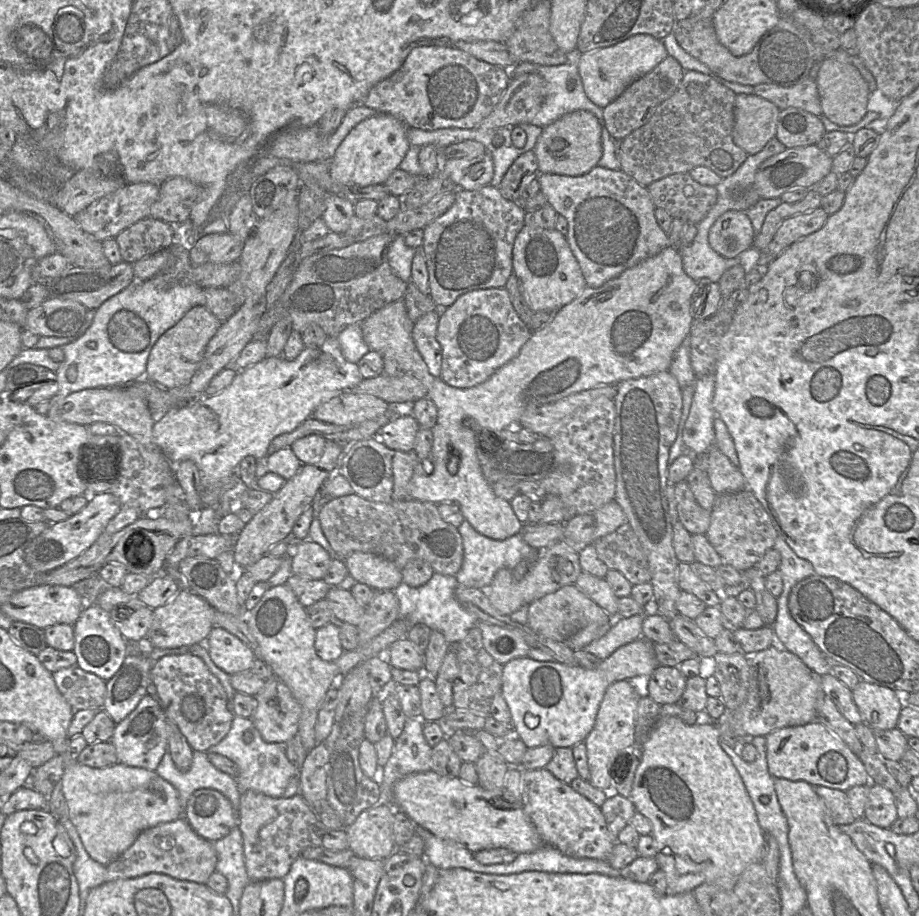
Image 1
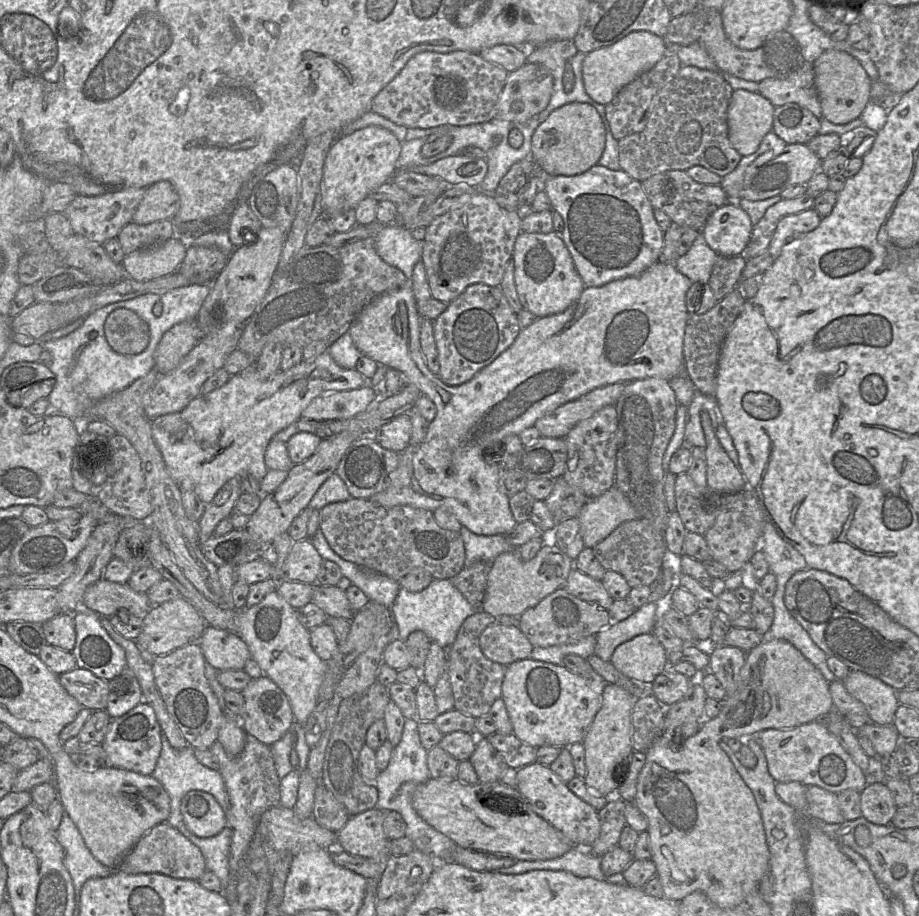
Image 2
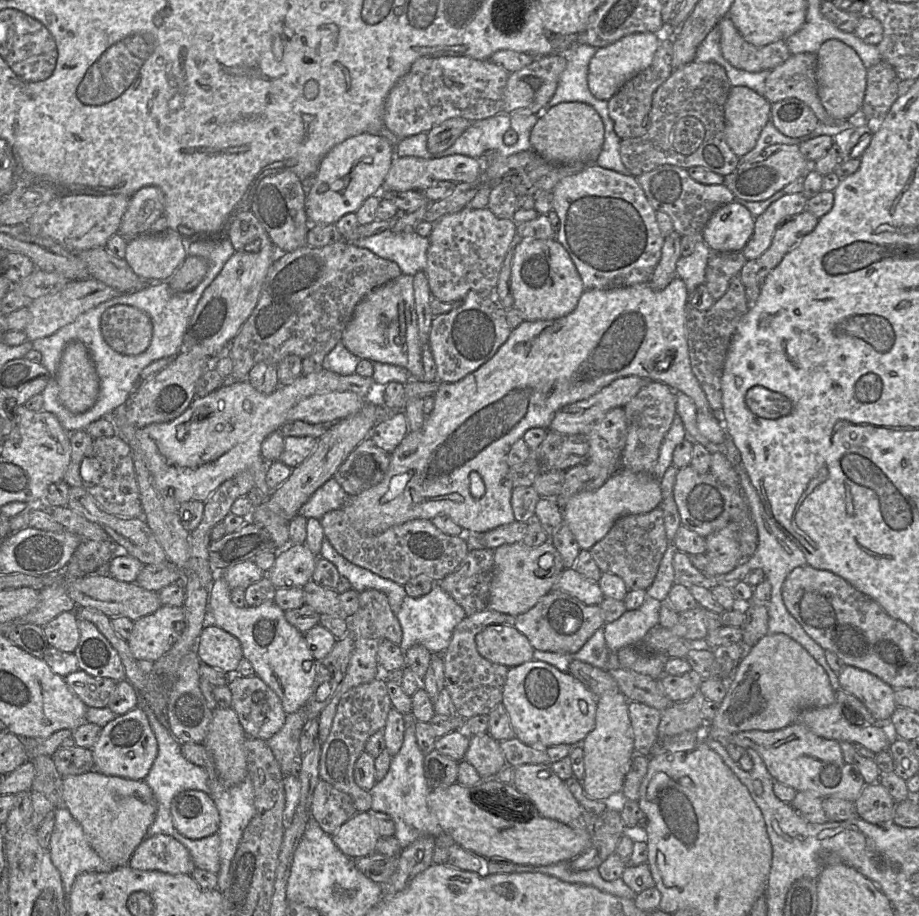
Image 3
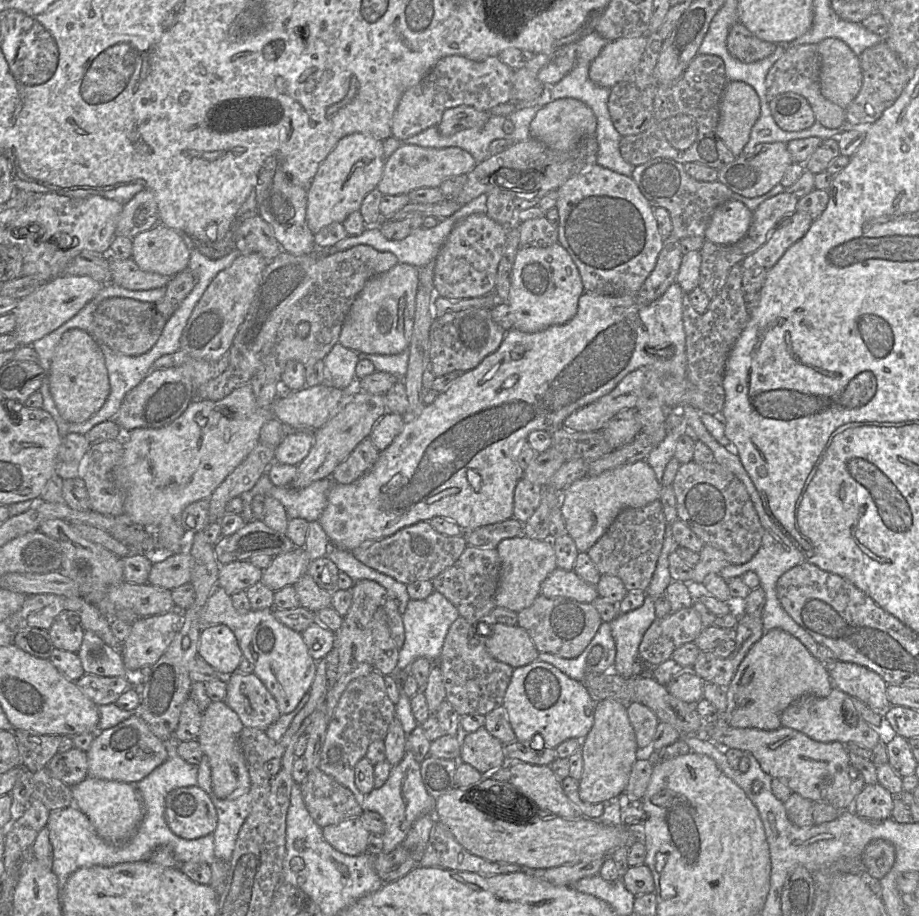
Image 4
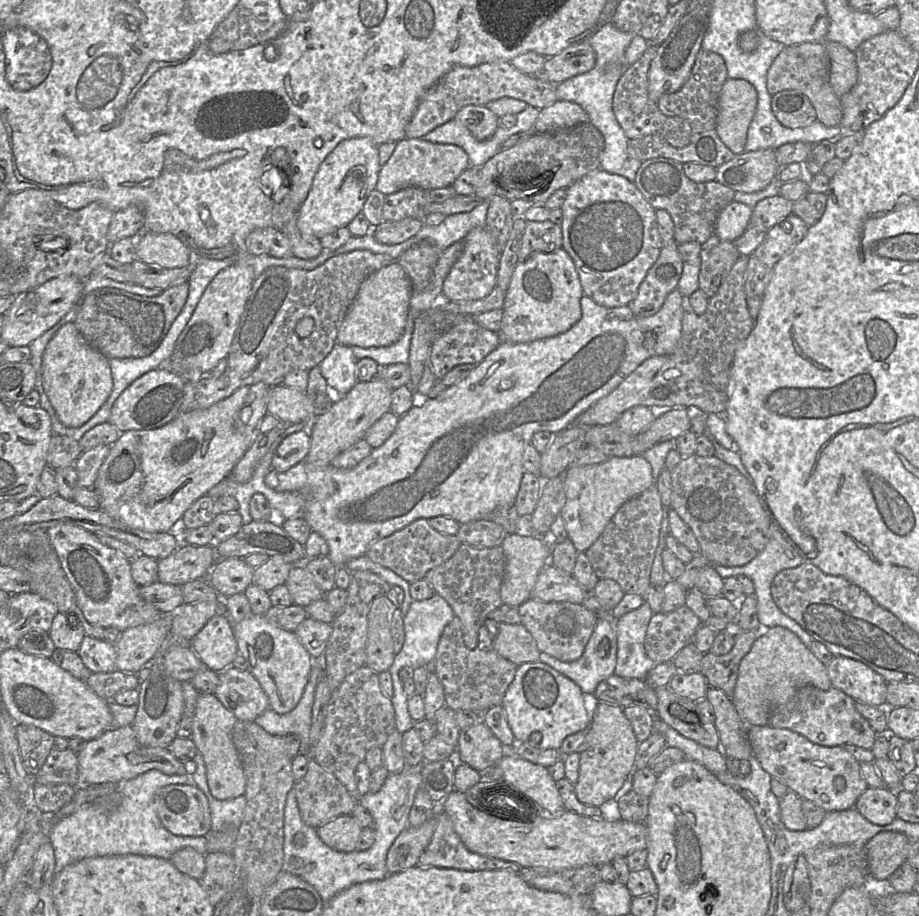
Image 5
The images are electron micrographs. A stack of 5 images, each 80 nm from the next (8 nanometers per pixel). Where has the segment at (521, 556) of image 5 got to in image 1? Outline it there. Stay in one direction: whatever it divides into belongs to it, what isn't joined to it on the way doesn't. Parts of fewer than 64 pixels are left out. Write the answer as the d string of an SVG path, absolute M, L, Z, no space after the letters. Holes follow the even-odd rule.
M557 541L542 550L541 555L521 580L516 580L512 570L502 568L496 572L492 582L486 588L491 605L504 615L510 615L522 606L529 605L543 596L553 593L563 586L574 584L582 572L579 553L563 541Z

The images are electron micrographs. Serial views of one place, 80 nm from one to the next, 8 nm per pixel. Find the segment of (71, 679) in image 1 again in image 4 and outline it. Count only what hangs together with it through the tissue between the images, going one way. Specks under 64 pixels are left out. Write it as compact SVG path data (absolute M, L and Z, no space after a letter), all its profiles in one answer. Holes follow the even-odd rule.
M85 673L75 683L80 691L97 706L115 703L124 691L133 687L128 674L126 676L101 677Z

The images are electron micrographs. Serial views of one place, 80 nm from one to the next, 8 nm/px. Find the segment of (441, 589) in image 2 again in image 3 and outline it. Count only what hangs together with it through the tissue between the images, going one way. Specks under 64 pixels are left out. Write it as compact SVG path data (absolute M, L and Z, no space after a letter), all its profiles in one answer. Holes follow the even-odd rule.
M435 583L426 595L420 597L407 595L396 616L402 628L399 646L404 654L417 644L425 646L432 654L443 654L450 644L454 628L466 617L466 613L438 583Z

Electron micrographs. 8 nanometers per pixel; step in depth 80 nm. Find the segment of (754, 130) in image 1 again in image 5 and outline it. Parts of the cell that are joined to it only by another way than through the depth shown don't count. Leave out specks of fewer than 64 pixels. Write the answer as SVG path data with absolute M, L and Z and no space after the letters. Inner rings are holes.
M727 78L718 97L716 132L735 155L745 152L748 128L758 102L756 88L745 79Z

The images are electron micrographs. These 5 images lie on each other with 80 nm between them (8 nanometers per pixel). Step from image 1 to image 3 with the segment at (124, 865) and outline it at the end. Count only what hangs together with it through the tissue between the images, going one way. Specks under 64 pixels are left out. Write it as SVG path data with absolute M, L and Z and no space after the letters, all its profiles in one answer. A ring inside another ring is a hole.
M163 834L146 836L131 855L128 866L171 875L191 875L196 868L186 847L173 837Z

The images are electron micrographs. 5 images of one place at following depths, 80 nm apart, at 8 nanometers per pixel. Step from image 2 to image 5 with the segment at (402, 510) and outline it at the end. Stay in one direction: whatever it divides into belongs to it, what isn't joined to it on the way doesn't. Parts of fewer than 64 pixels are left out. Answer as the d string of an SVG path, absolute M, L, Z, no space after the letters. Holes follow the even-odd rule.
M424 518L417 519L370 546L366 556L373 562L388 568L409 583L424 579L433 568L450 559L462 545L457 535L438 532Z

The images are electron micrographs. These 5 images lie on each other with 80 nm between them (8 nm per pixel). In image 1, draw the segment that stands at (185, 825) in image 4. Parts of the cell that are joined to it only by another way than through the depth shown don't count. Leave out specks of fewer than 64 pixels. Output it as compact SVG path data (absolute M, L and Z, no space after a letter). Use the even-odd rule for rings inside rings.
M196 790L189 798L185 818L202 838L215 842L239 826L238 813L231 802L219 791Z

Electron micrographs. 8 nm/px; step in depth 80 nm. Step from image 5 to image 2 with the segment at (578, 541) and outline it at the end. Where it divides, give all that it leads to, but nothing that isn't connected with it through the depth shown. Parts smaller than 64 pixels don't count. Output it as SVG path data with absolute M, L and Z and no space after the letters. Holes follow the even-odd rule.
M615 486L602 495L589 499L578 516L584 546L593 548L621 523L640 516L628 498Z

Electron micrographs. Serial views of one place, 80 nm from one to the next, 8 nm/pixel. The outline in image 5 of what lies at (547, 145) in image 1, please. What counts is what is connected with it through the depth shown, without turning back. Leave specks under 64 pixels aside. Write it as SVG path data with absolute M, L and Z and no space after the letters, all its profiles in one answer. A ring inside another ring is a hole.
M557 100L540 110L533 130L538 133L573 127L589 121L586 111L577 103Z

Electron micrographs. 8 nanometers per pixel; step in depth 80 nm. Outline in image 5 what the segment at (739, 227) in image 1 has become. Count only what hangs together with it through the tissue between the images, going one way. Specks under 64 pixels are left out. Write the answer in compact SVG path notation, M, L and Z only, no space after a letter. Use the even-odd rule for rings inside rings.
M733 200L718 214L714 235L724 241L733 242L746 230L752 215L752 208Z

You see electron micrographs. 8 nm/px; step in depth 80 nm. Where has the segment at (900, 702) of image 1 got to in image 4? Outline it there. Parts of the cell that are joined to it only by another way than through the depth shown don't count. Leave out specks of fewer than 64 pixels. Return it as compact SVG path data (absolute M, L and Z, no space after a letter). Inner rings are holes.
M837 661L833 667L827 667L834 687L851 697L858 698L872 710L883 714L890 707L887 697L888 684L873 670L851 662Z

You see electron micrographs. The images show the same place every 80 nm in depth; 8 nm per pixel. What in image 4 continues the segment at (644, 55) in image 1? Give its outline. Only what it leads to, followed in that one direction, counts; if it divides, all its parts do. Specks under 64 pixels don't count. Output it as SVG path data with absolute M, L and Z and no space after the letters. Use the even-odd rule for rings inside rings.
M648 35L610 41L590 64L590 80L597 86L612 88L636 68L648 41Z

